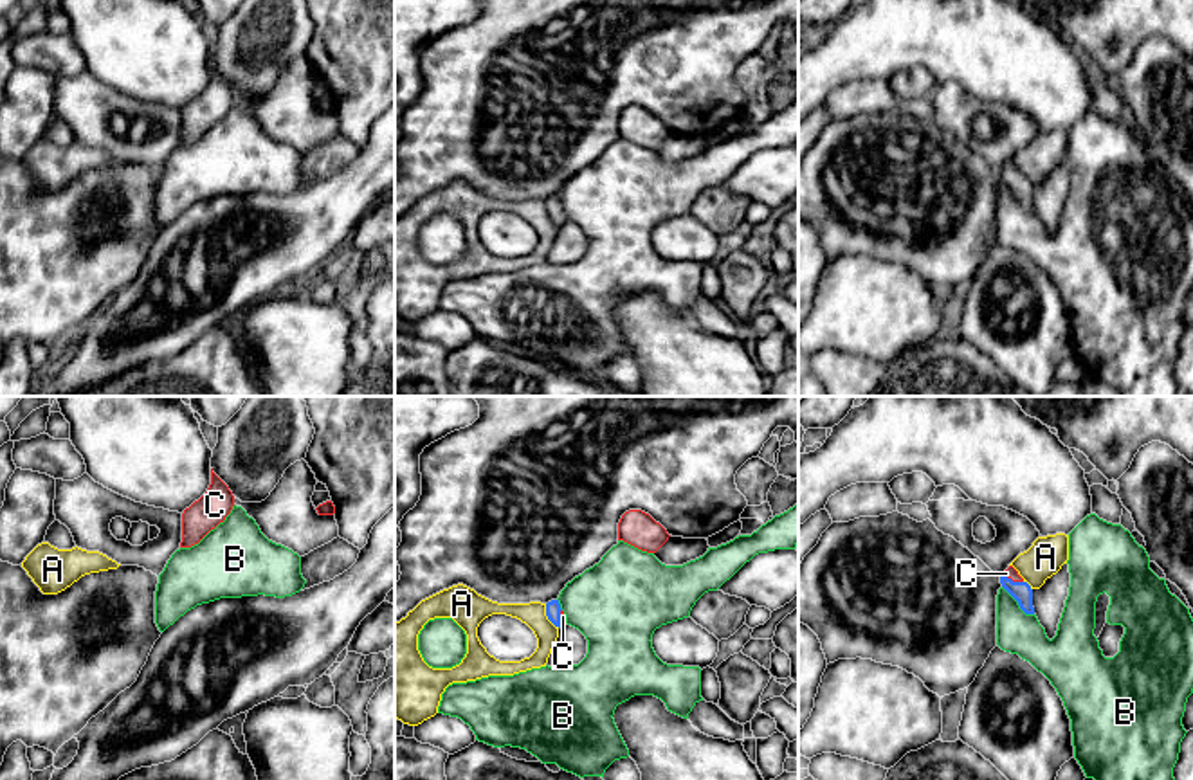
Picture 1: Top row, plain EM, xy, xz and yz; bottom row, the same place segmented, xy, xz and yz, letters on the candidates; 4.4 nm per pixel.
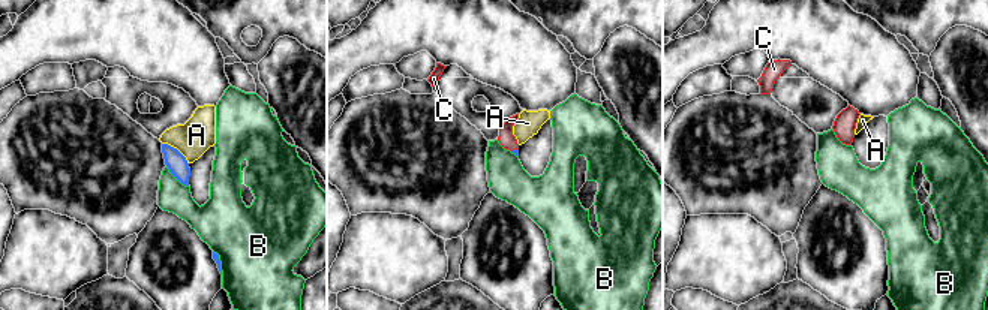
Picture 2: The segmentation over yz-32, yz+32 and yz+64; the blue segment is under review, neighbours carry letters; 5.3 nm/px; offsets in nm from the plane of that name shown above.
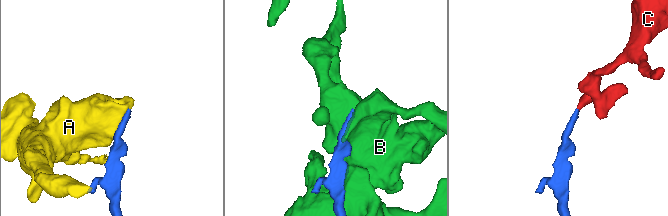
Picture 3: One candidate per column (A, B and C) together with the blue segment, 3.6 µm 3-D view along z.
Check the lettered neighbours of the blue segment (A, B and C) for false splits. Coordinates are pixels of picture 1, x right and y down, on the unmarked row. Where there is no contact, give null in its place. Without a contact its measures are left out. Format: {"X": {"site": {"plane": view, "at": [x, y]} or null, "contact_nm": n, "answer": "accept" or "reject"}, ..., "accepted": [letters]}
{"A": {"site": {"plane": "xz", "at": [546, 211]}, "contact_nm": 130, "answer": "reject"}, "B": {"site": {"plane": "yz", "at": [1019, 200]}, "contact_nm": 190, "answer": "reject"}, "C": {"site": {"plane": "yz", "at": [1011, 177]}, "contact_nm": 100, "answer": "accept"}, "accepted": ["C"]}

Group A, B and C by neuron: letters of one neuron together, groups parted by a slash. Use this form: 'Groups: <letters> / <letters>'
Groups: A / B / C

